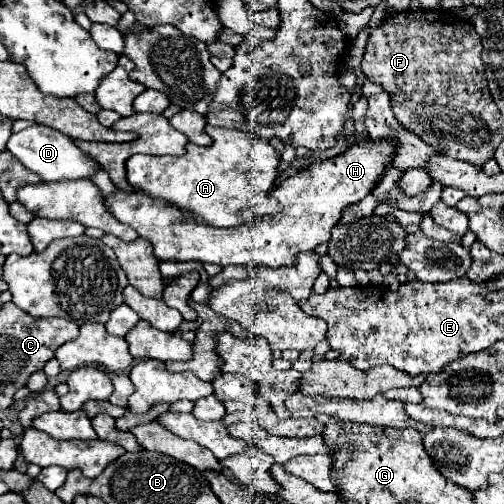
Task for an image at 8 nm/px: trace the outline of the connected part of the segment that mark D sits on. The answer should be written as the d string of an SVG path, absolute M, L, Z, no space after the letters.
M39 124L29 126L17 134L11 134L7 142L7 150L13 156L17 156L17 160L21 160L29 170L39 174L45 182L53 182L61 178L91 178L101 168L95 158L91 158L87 152L75 146L75 140L71 140L69 136L61 134L55 128L39 126Z

